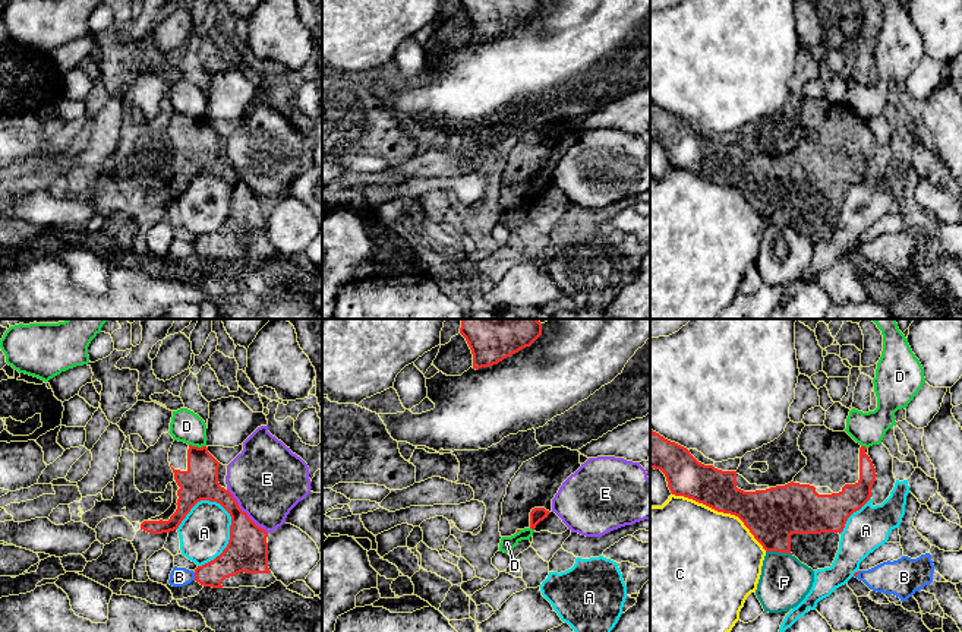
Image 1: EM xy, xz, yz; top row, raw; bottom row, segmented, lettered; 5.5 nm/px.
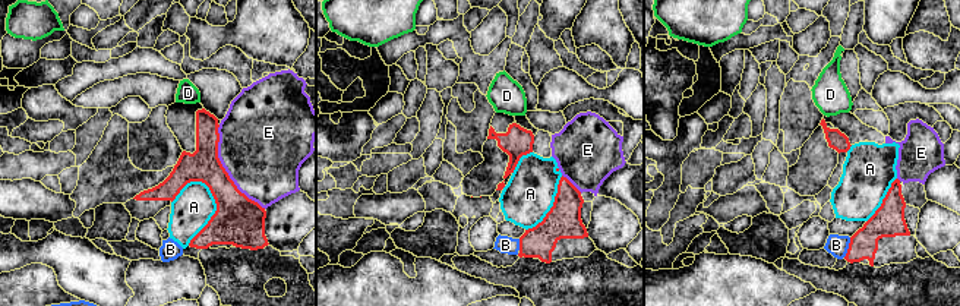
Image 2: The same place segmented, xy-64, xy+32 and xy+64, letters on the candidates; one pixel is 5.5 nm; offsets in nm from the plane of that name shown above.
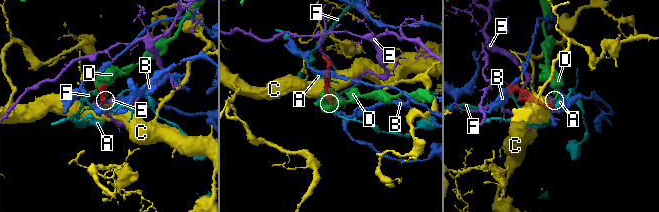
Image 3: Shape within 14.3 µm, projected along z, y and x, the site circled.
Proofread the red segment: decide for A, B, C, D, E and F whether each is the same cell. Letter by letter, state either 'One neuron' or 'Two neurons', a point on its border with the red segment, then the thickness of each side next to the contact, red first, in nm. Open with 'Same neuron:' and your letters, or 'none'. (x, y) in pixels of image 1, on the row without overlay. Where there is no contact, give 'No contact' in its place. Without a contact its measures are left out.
Same neuron: none
A: Two neurons. Touches red at xy (230, 211). Thickness 220 nm (red) against 280 nm
B: Two neurons. Touches red at xy (195, 249). Thickness 170 nm (red) against 110 nm
C: Two neurons. Touches red at yz (722, 183). Thickness 280 nm (red) against 480 nm
D: Two neurons. Touches red at xy (196, 119). Thickness 190 nm (red) against 170 nm
E: Two neurons. Touches red at xy (245, 185). Thickness 220 nm (red) against 400 nm
F: Two neurons. Touches red at yz (779, 224). Thickness 300 nm (red) against 280 nm

